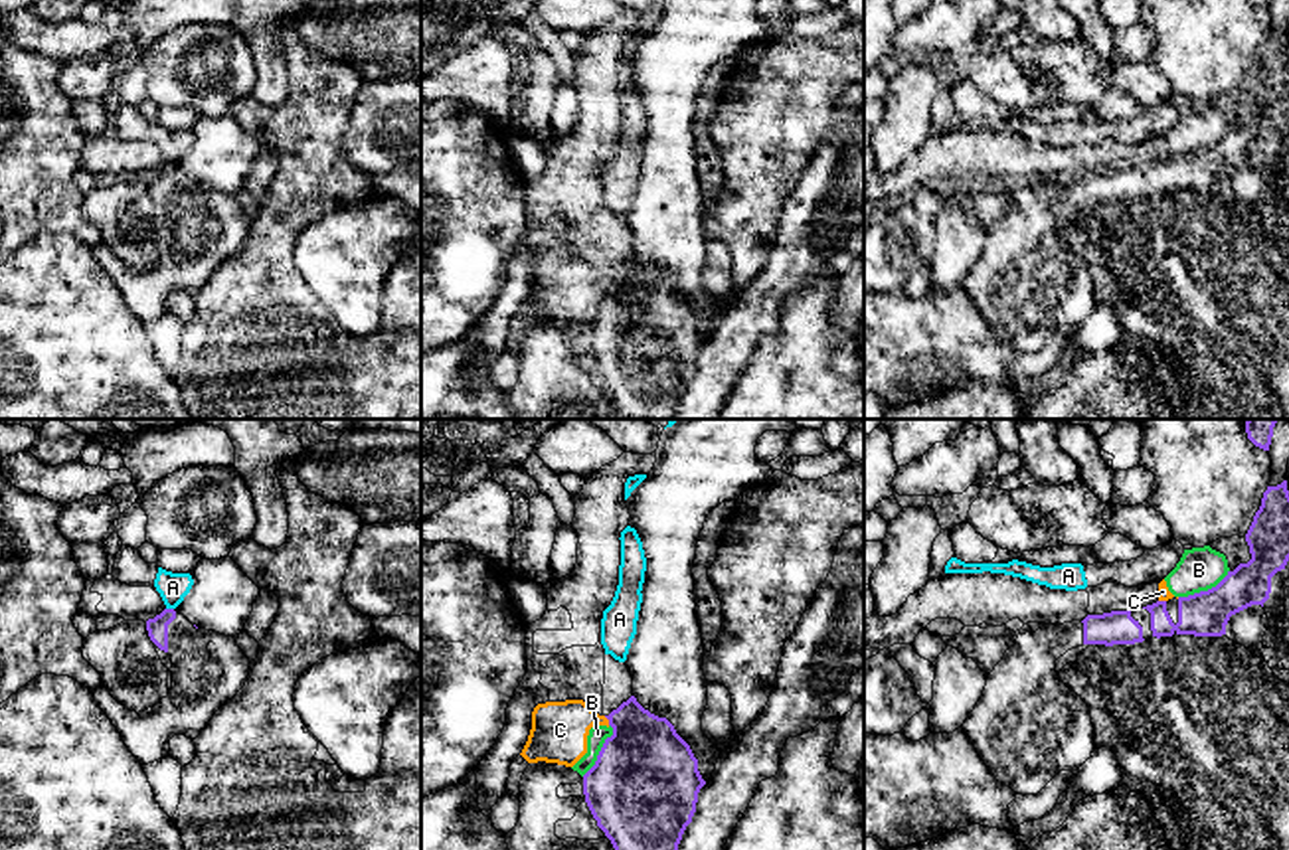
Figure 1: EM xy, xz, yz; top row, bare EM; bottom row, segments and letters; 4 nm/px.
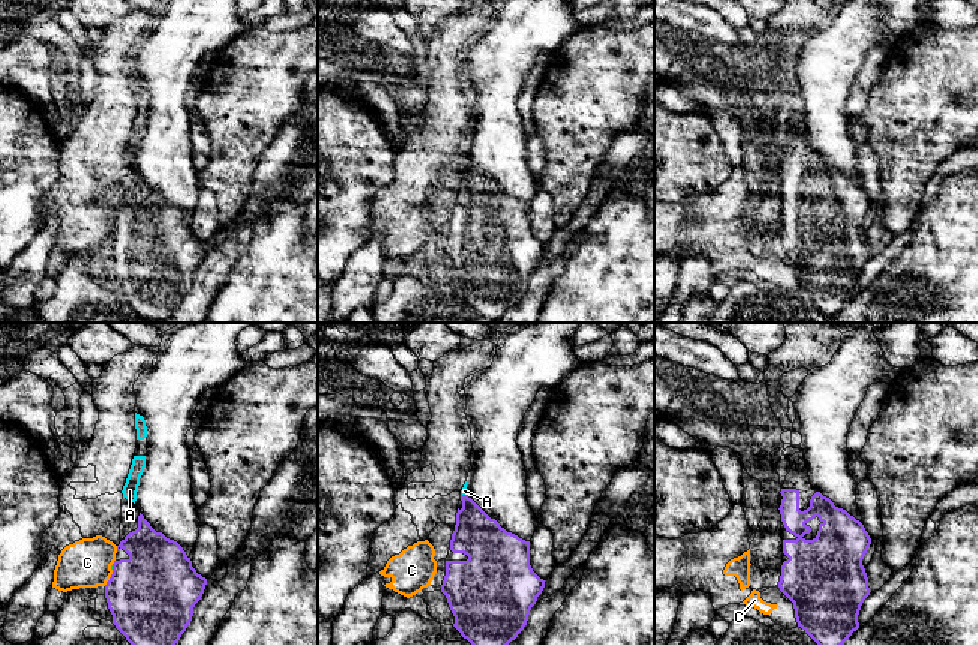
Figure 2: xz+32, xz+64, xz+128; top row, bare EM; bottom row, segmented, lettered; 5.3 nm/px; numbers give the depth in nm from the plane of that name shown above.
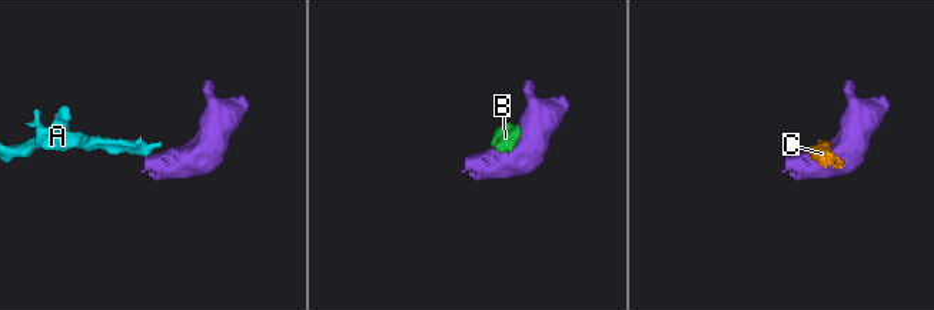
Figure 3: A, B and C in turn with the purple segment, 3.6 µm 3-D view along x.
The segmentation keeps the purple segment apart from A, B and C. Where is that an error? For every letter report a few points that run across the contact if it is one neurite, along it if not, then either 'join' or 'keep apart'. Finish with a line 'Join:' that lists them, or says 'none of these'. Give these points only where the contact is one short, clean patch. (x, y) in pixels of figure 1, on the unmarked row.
A: line xy (167, 165), (172, 167); keep apart
B: keep apart
C: line xz (603, 273), (609, 281); keep apart
Join: none of these

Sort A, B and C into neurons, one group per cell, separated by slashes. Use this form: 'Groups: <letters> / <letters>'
Groups: A / B C

